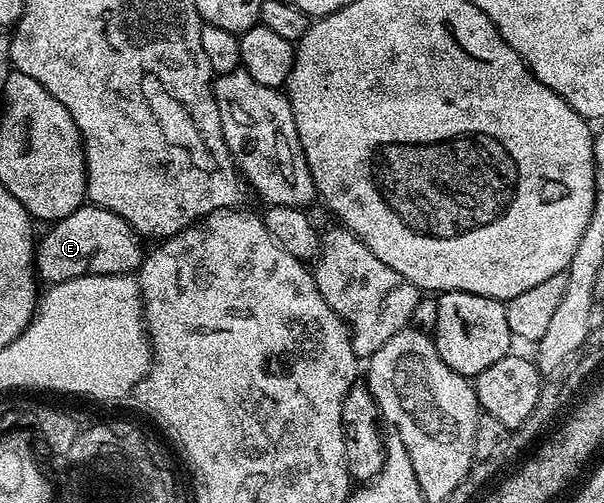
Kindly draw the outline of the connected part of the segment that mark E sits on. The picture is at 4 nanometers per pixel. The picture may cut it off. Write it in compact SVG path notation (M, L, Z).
M85 203L73 215L54 222L44 237L40 236L35 251L35 267L40 282L47 281L48 286L69 279L77 279L92 273L93 275L134 274L143 263L144 242L138 231L121 215L109 211L100 205Z

